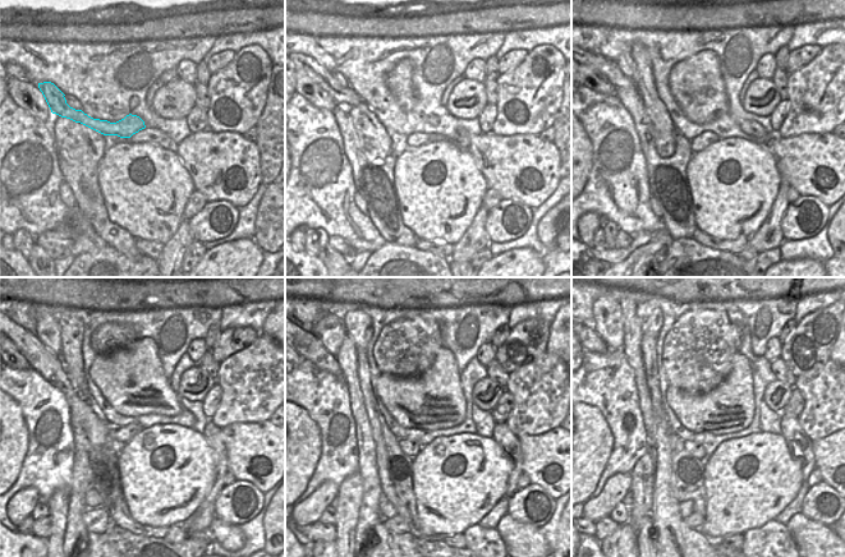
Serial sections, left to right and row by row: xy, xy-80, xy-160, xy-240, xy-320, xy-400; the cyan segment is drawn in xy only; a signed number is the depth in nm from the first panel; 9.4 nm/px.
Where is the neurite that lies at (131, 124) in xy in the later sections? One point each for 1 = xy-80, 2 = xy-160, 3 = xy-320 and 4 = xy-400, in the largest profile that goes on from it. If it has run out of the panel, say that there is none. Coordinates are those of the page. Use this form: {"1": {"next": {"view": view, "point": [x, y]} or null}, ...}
{"1": {"next": {"view": "xy-80", "point": [338, 76]}}, "2": {"next": {"view": "xy-160", "point": [623, 60]}}, "3": {"next": {"view": "xy-320", "point": [330, 330]}}, "4": {"next": {"view": "xy-400", "point": [606, 311]}}}

